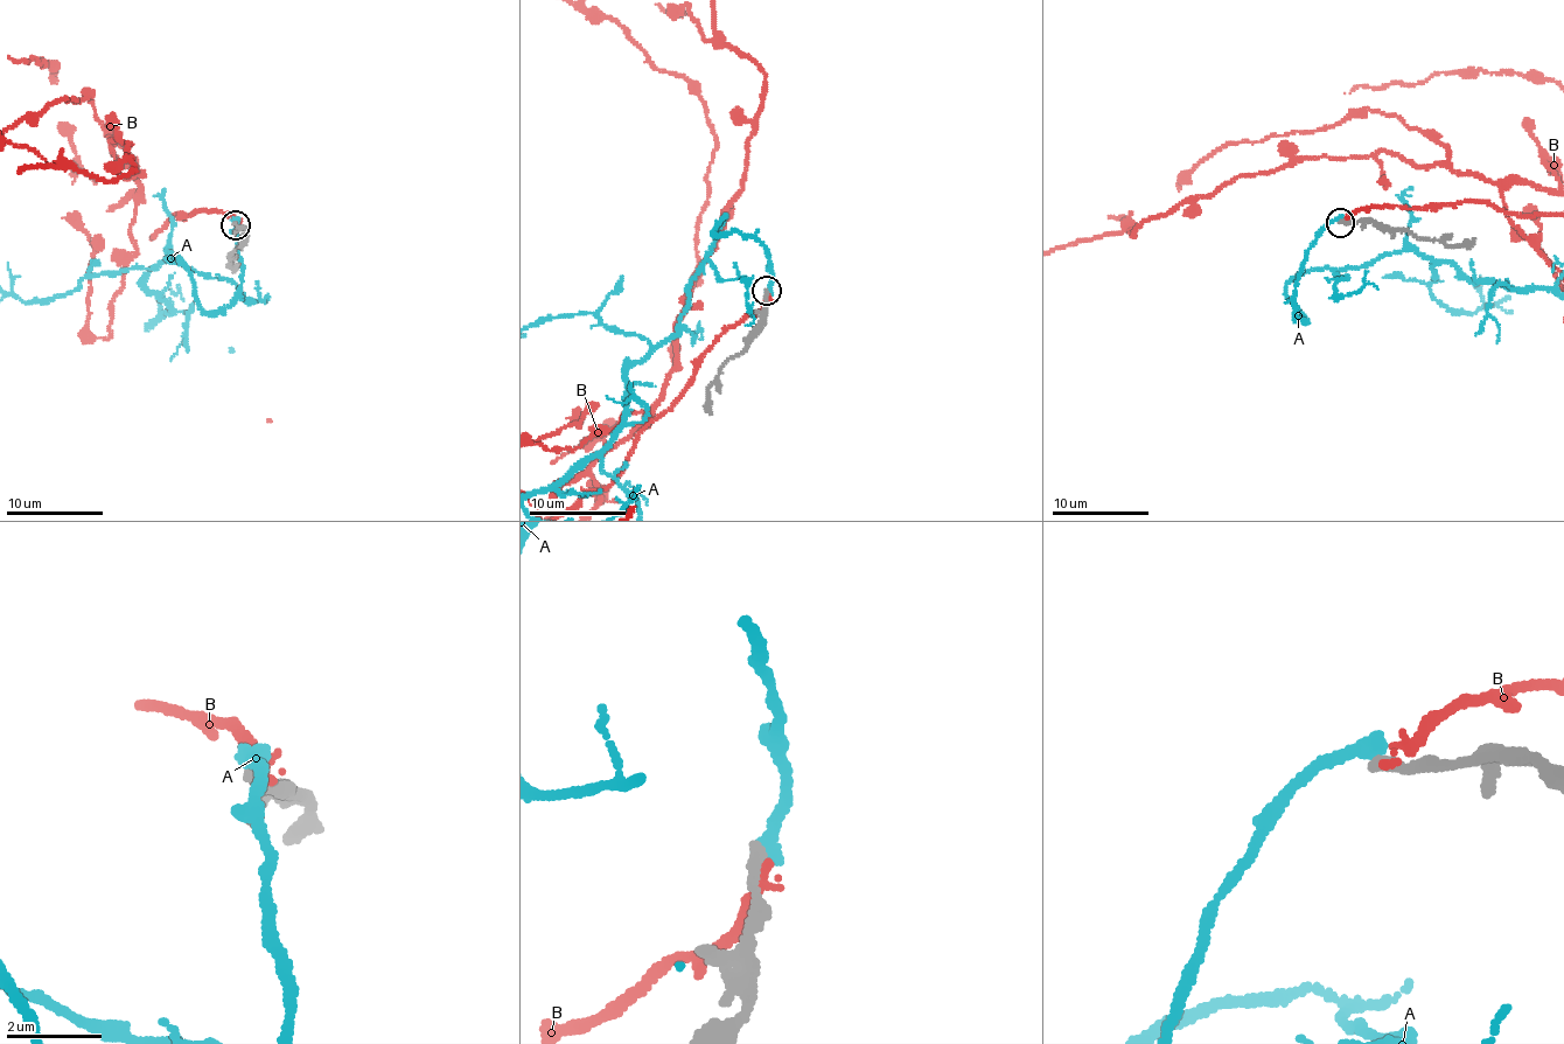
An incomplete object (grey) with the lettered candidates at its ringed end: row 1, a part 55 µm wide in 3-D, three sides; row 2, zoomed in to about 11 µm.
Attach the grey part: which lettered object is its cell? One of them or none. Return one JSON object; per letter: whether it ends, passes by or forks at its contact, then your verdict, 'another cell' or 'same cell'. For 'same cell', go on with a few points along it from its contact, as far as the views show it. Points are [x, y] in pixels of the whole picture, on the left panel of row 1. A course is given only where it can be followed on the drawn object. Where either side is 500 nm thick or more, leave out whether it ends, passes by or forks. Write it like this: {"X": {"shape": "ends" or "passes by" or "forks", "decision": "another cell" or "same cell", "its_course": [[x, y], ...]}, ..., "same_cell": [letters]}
{"A": {"shape": "ends", "decision": "another cell"}, "B": {"shape": "ends", "decision": "another cell"}, "same_cell": []}

